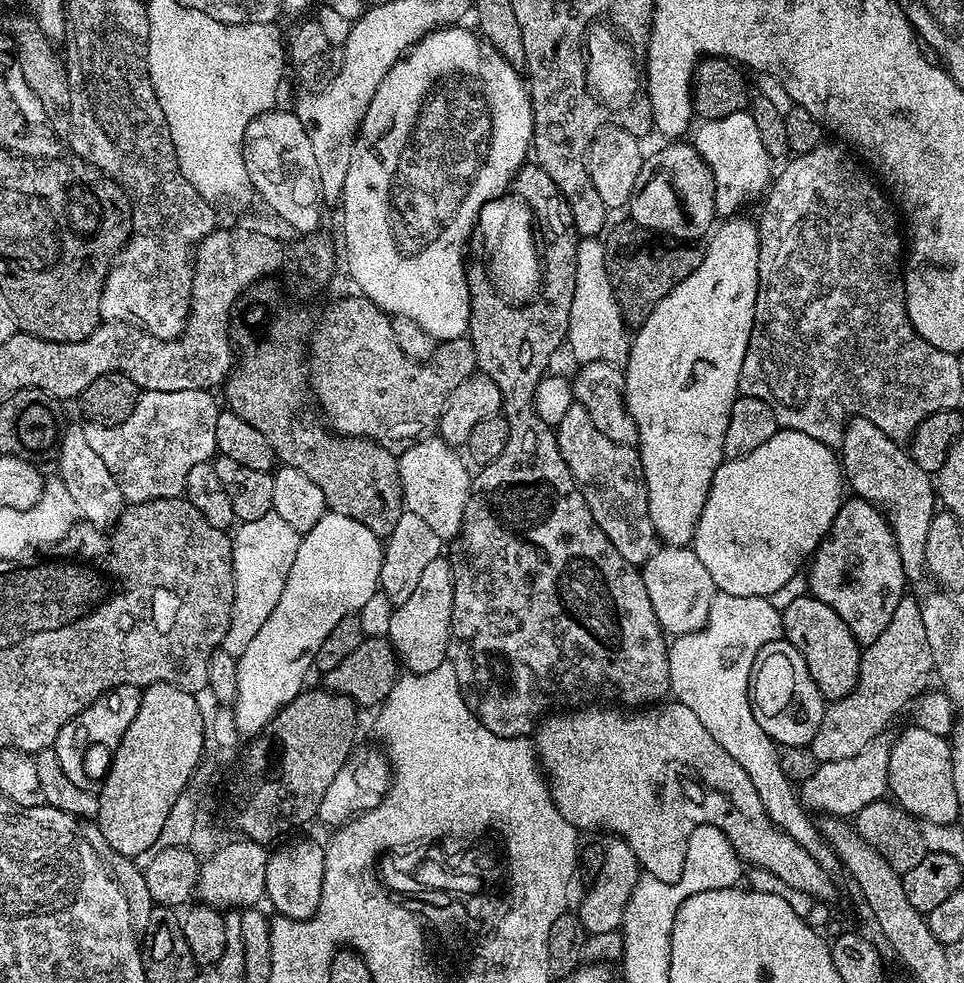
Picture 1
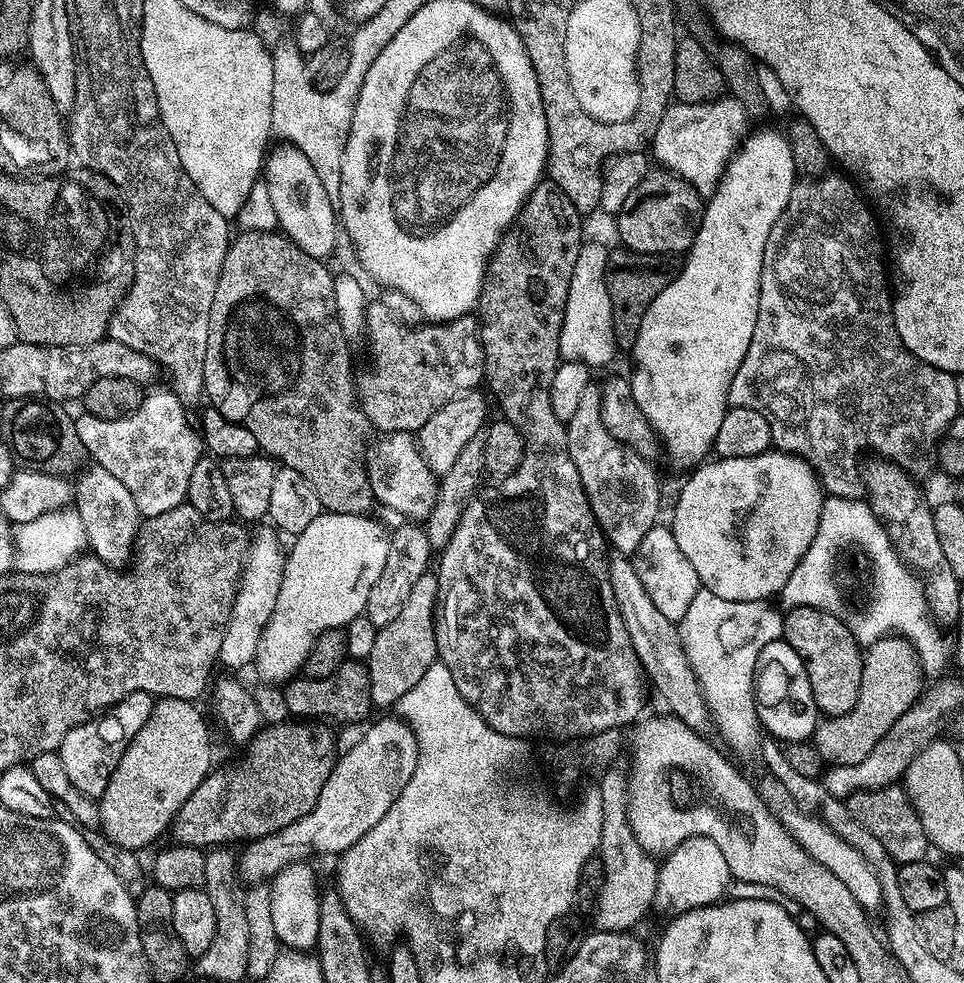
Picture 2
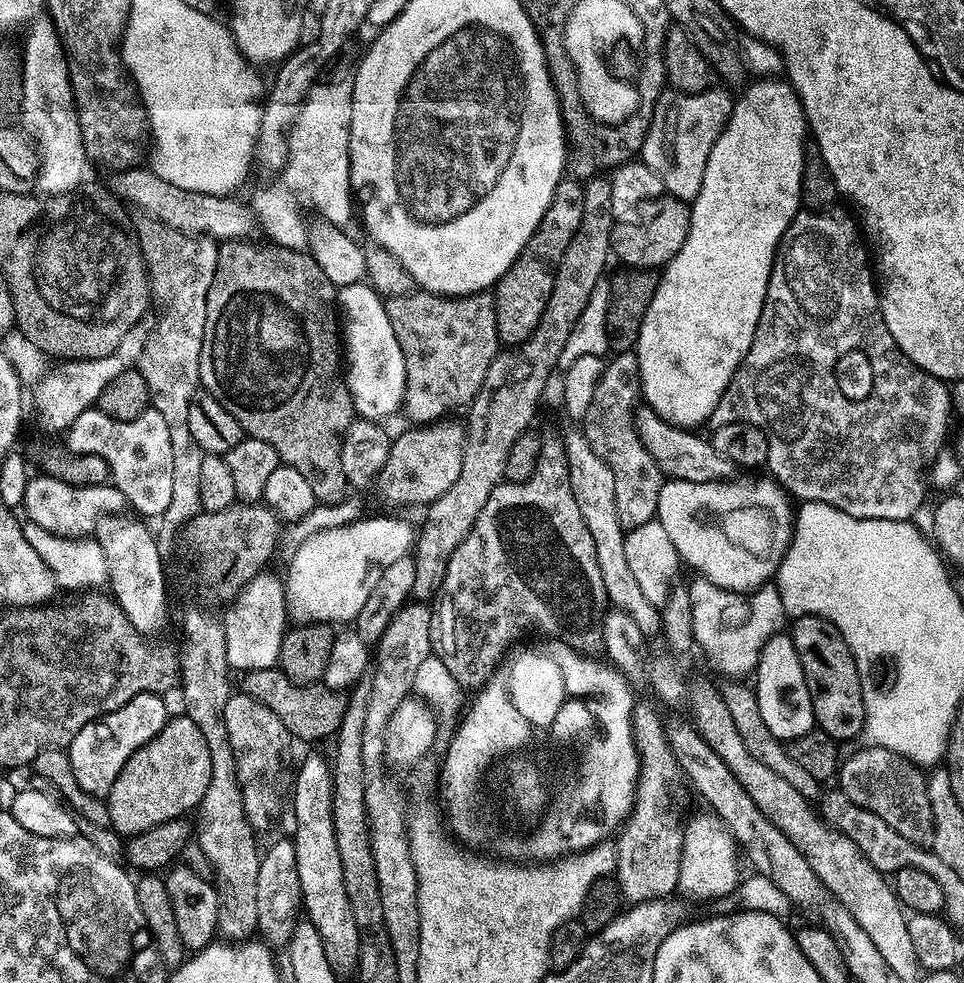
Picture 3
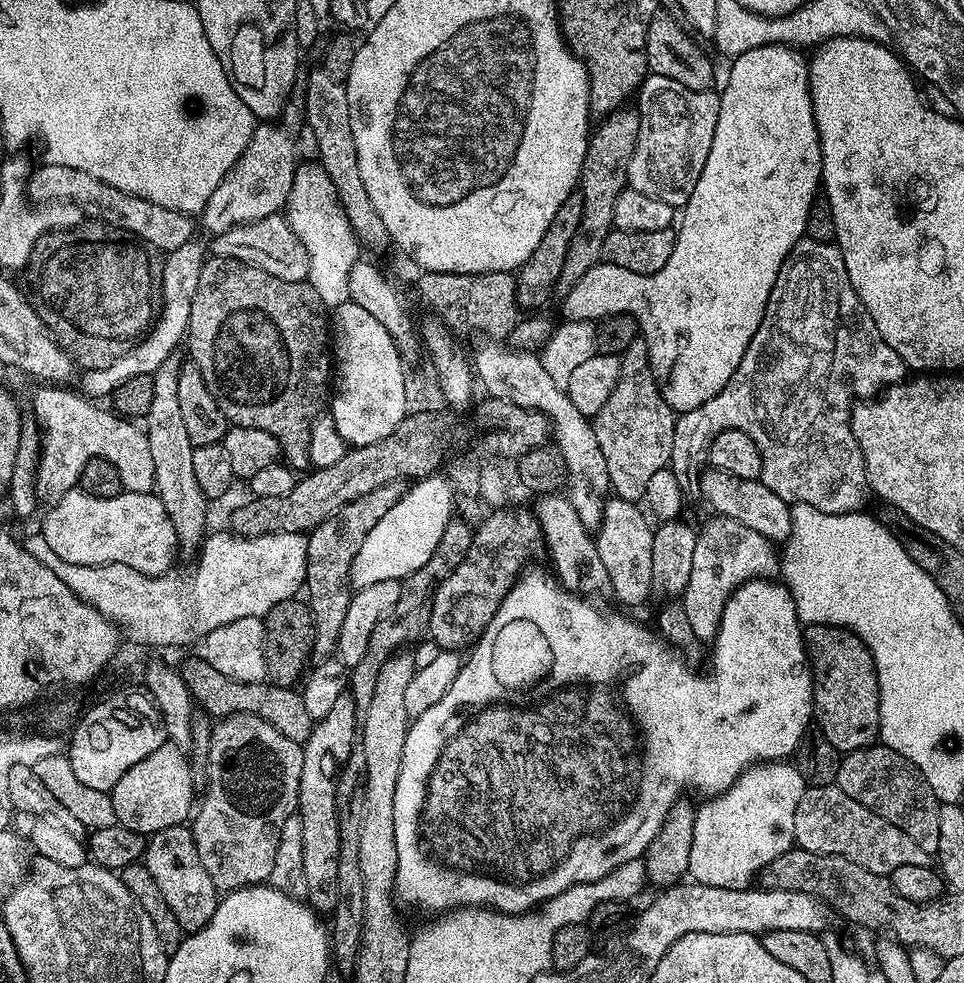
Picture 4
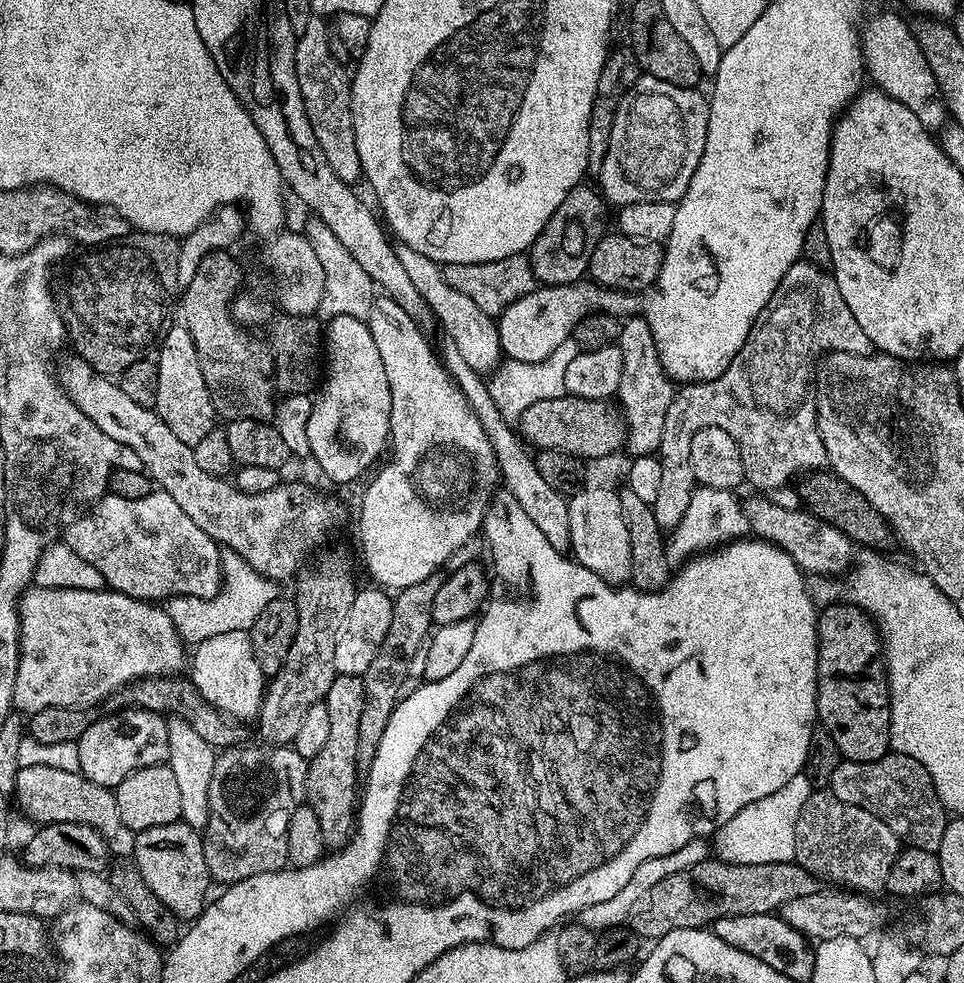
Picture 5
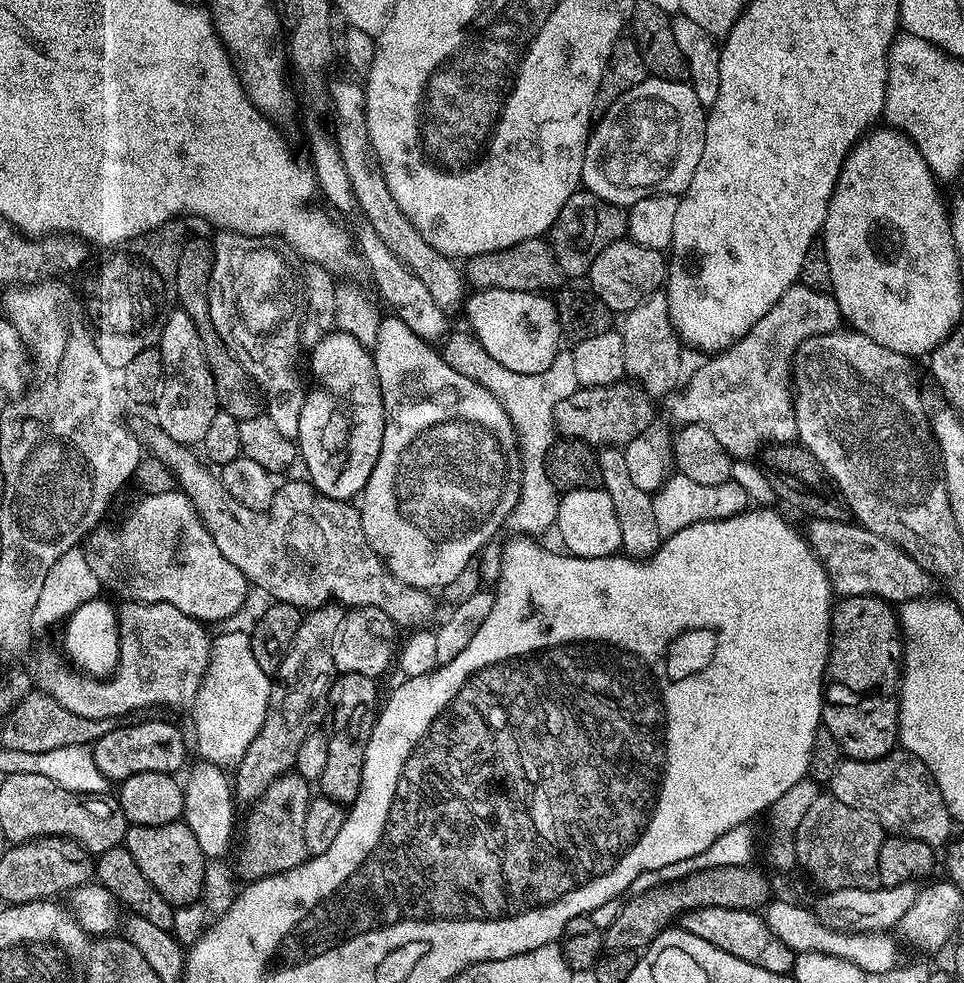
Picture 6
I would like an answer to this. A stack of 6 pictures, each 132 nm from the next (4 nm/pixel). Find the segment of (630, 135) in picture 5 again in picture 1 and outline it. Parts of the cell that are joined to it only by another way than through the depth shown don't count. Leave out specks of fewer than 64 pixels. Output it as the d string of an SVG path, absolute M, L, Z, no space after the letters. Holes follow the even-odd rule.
M751 111L726 114L726 118L704 120L698 124L695 125L696 133L695 128L691 133L690 143L712 174L717 213L724 218L735 217L736 207L747 196L756 196L760 191L761 195L769 187L774 176L773 157L769 156L763 145L762 134L758 134L758 126L754 123Z

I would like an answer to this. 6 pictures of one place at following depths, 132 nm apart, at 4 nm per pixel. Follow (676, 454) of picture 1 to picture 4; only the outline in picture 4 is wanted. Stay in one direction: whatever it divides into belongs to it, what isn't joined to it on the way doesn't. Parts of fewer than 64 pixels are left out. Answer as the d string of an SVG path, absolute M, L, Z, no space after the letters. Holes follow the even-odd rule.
M771 44L770 46L758 46L758 50L746 50L746 54L735 57L731 64L732 69L728 72L728 81L724 84L724 92L719 93L718 126L714 126L714 142L710 142L710 155L706 158L706 166L702 166L702 174L698 178L698 186L694 186L694 194L690 194L687 204L682 209L678 227L675 229L674 250L670 254L666 266L662 266L662 270L658 270L654 274L643 276L634 274L634 270L622 270L622 266L601 262L590 270L586 270L586 274L582 274L582 278L578 278L575 286L563 293L565 321L592 322L605 316L623 316L625 314L636 319L642 339L648 344L650 366L662 398L677 414L702 406L730 382L731 375L742 362L743 354L746 353L747 346L754 338L759 323L762 322L767 299L770 298L771 291L774 289L775 279L778 278L784 260L790 254L790 250L805 235L806 218L810 214L810 206L813 200L817 199L818 189L822 184L824 159L820 153L820 135L816 129L816 119L812 109L812 91L808 88L809 61L806 59L805 53L795 48L788 48L784 44Z

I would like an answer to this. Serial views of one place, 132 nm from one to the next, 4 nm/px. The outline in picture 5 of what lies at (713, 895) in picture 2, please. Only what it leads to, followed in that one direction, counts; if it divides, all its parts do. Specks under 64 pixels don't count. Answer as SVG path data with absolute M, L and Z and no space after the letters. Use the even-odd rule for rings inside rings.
M801 774L790 778L782 790L774 790L768 798L750 802L730 822L723 824L714 834L714 852L719 859L731 864L761 864L762 862L793 862L796 858L794 830L798 826L798 814L812 797L814 785Z

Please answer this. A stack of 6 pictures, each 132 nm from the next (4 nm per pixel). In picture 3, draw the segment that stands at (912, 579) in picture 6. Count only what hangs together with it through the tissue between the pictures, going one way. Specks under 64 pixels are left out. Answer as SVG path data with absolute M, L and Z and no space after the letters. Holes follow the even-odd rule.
M644 406L636 413L636 429L642 438L642 444L654 458L654 462L659 466L661 473L665 477L673 480L685 480L686 482L702 482L703 484L719 484L728 482L737 475L738 469L734 462L722 458L718 450L714 450L711 439L704 440L695 431L687 428L676 428L672 424L665 422L650 407Z

